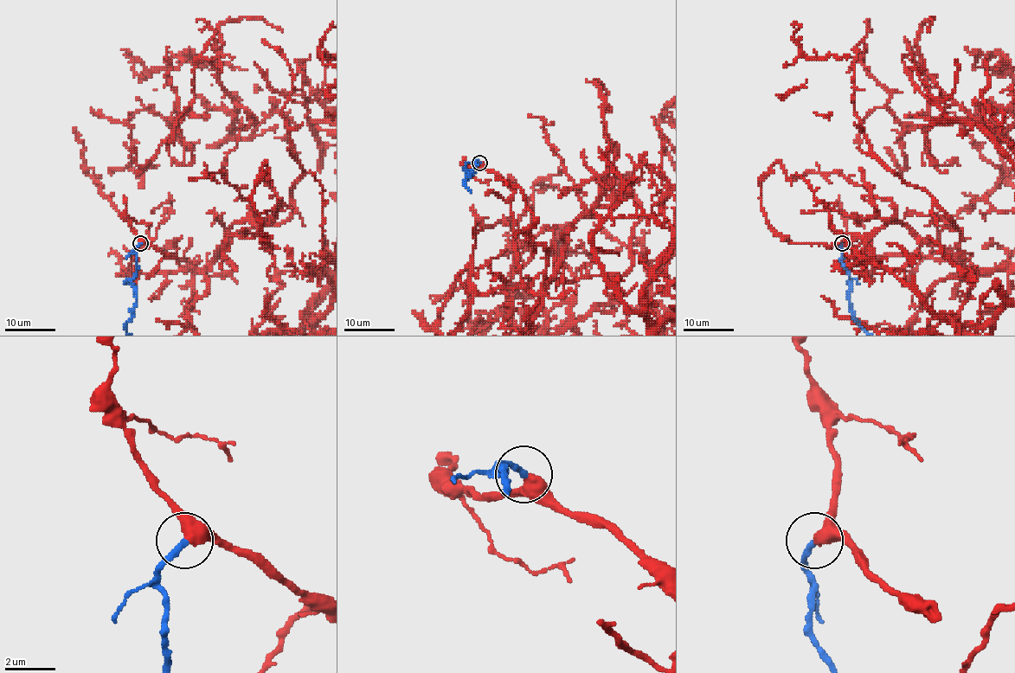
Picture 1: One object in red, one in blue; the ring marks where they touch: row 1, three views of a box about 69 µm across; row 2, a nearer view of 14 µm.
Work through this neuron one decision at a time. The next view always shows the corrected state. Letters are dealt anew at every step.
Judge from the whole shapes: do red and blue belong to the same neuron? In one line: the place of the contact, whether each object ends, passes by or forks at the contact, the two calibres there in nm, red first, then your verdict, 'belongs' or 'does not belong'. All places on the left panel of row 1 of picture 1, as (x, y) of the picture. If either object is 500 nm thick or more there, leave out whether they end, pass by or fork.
(140, 243) | red passes by | blue ends | 400/260 nm | belongs

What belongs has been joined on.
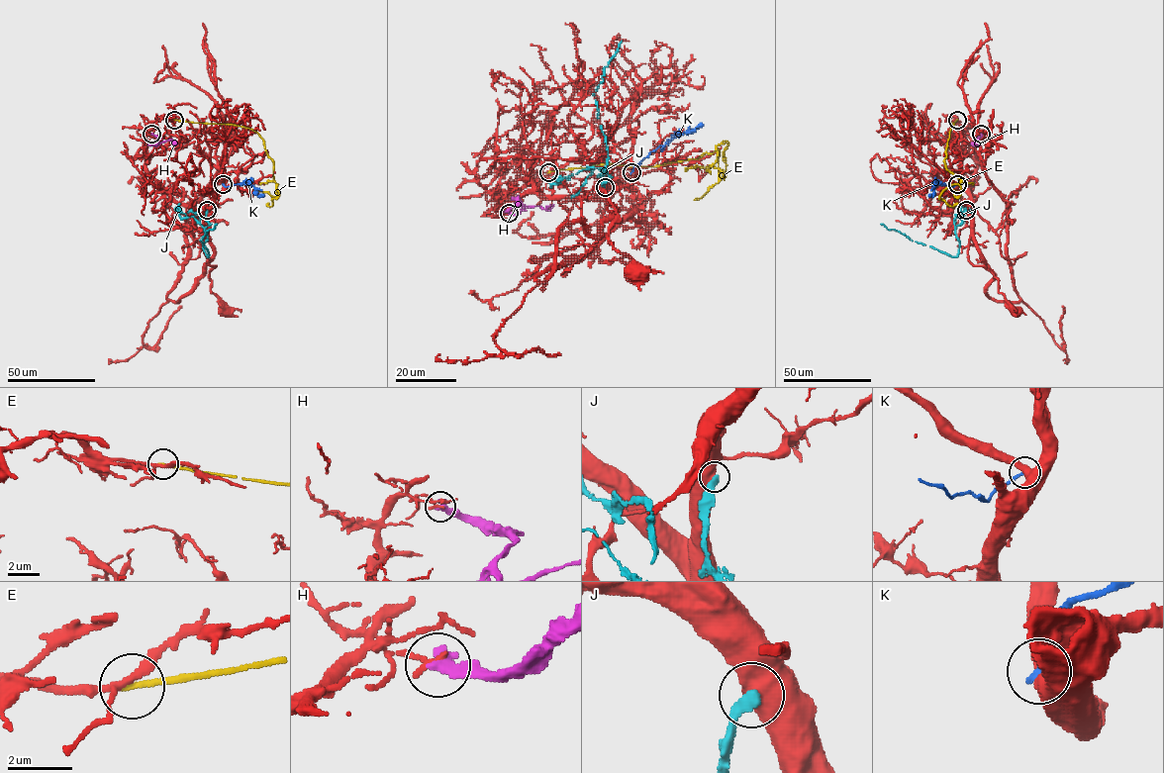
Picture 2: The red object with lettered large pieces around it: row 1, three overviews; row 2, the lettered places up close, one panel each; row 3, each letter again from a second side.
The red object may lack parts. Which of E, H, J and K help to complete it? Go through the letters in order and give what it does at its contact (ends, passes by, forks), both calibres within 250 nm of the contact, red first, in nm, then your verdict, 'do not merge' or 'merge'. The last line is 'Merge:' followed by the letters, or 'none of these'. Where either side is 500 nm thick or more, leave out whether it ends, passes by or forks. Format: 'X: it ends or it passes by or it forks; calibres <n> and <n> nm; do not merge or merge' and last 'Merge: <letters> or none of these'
E: it ends; calibres 200 and 180 nm; do not merge
H: it ends; calibres 190 and 400 nm; do not merge
J: calibres 750 and 360 nm; do not merge
K: calibres 550 and 220 nm; do not merge
Merge: none of these

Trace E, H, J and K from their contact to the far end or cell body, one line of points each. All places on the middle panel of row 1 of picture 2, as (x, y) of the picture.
E: (549, 172), (604, 163), (655, 166), (718, 150), (721, 178), (726, 142), (716, 147), (710, 173)
H: (509, 213), (517, 214), (524, 206), (520, 203), (544, 209), (549, 205)
J: (604, 187), (607, 171), (601, 169), (605, 173), (599, 176), (605, 169), (607, 147), (594, 93), (622, 42)
K: (631, 172), (652, 150), (703, 124)

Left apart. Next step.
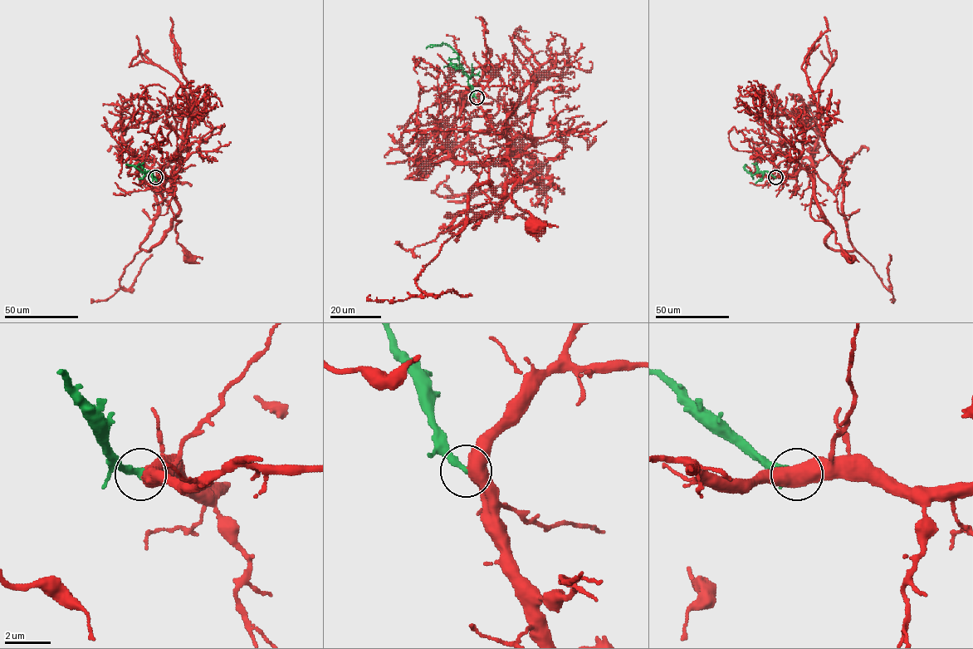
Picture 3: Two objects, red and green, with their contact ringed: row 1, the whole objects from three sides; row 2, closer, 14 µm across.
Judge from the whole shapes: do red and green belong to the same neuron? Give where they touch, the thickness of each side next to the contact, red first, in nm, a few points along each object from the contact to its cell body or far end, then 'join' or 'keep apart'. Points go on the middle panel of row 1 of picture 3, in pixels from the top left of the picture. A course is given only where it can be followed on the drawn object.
at (476, 97); 500 nm thick on the red side, 320 nm on the other; red runs (476, 97), (483, 115), (505, 136), (507, 161), (502, 159), (508, 158), (518, 180), (511, 198), (537, 226); green runs (476, 97), (454, 51), (445, 43), (430, 45), (427, 48); join

